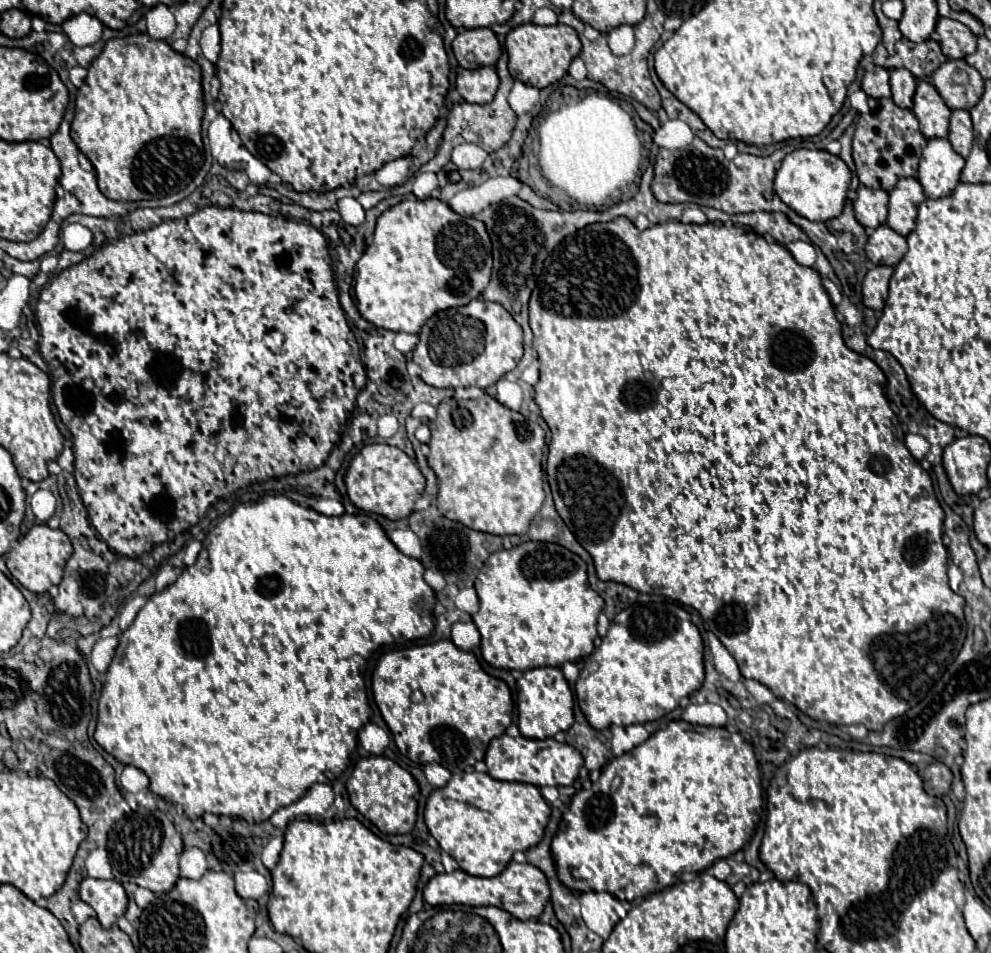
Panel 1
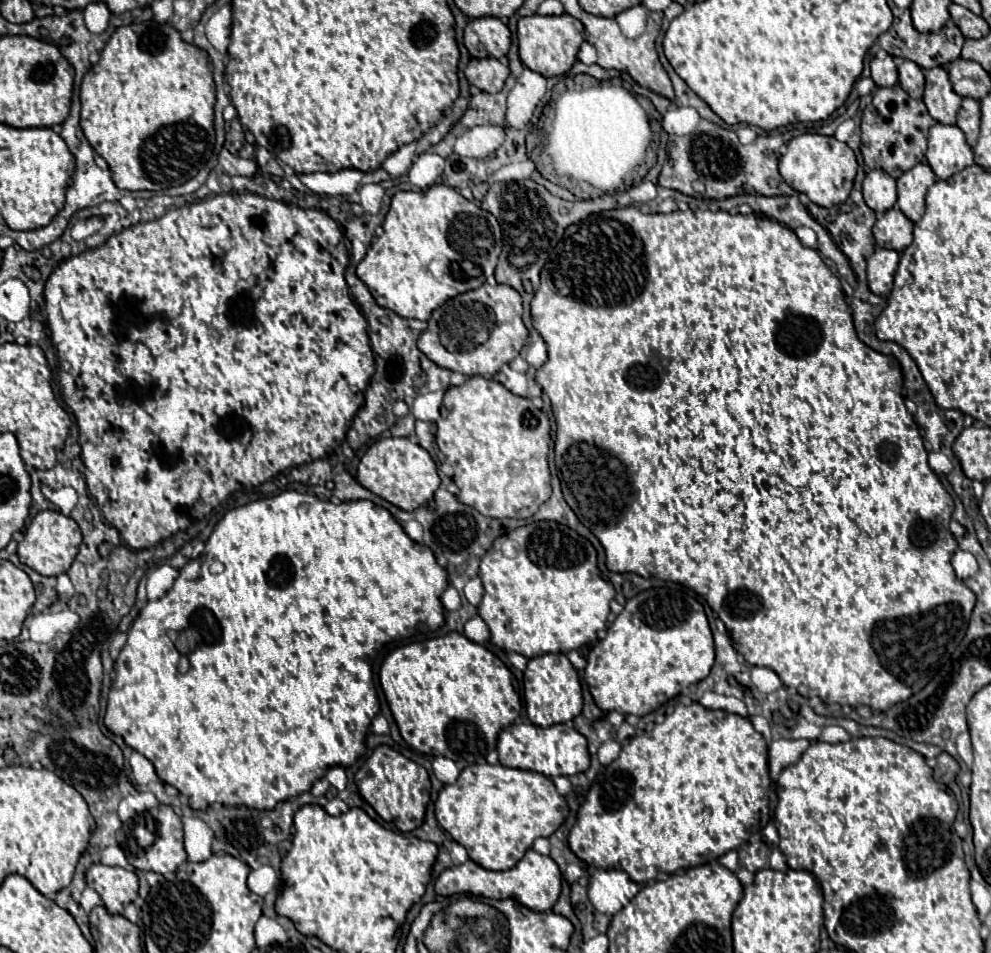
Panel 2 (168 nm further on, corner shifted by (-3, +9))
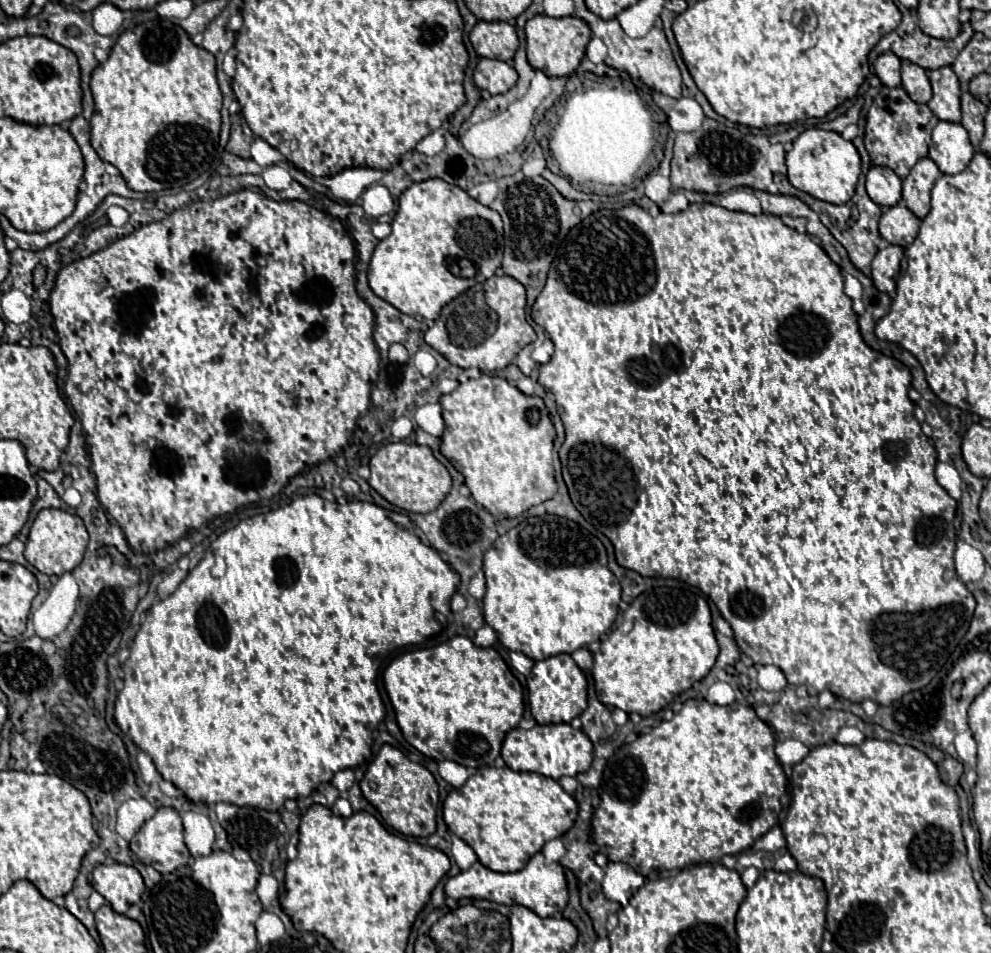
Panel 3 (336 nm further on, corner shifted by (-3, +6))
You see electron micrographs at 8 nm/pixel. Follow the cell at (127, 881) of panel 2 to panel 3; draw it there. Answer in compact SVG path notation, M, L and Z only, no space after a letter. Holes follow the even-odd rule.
M100 864L92 872L92 888L100 892L114 912L126 914L132 904L140 902L144 882L134 866L126 864Z

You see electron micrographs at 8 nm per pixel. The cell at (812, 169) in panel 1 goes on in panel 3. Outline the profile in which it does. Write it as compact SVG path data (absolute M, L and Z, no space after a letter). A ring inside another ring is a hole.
M812 128L802 132L794 144L792 150L786 154L786 166L788 166L788 180L794 188L830 202L830 204L846 204L854 196L854 188L860 176L860 156L852 142L844 140L836 132Z

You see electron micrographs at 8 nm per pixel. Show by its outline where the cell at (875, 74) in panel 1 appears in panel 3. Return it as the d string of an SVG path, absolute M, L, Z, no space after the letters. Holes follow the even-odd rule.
M892 52L880 54L876 58L874 72L884 86L900 86L900 58Z

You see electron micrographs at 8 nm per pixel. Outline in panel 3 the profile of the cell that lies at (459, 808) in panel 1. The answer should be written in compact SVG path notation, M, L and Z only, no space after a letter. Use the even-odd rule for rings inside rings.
M478 768L468 782L452 790L442 808L442 818L452 834L474 848L478 860L494 872L518 872L542 846L572 828L578 806L562 786L536 772L514 772L510 768Z

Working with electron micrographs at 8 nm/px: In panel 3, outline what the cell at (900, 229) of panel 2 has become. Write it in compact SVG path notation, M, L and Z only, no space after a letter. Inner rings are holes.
M900 202L888 208L880 218L880 236L896 246L908 248L918 234L920 220Z

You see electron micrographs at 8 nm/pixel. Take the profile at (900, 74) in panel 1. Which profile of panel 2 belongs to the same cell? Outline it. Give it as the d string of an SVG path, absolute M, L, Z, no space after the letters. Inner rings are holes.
M904 59L898 67L900 73L900 87L910 93L910 97L914 99L922 99L924 95L924 71L922 67L918 67L914 61Z

